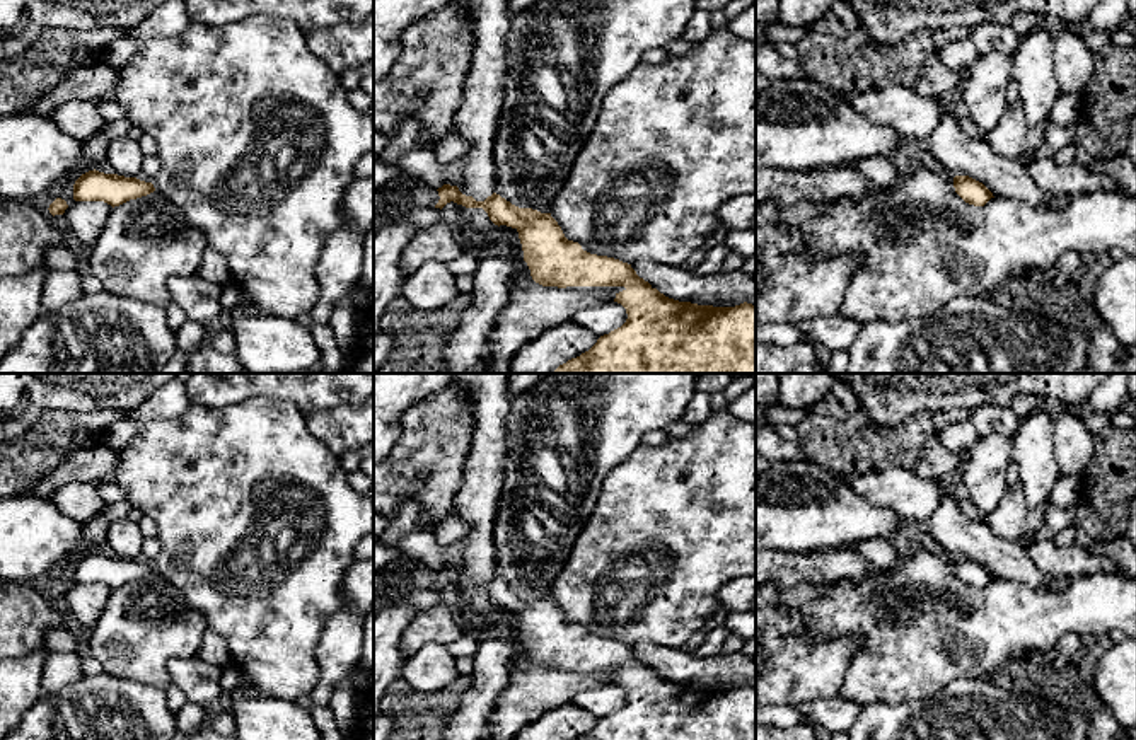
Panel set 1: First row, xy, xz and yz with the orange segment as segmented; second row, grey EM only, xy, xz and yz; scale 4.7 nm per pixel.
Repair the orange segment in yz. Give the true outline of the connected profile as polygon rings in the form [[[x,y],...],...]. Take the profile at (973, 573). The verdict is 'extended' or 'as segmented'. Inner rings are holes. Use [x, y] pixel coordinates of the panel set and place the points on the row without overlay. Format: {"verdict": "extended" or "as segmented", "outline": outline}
{"verdict": "as segmented", "outline": [[[969,558],[953,559],[955,575],[969,587],[984,588],[993,578],[993,575],[979,563]]]}

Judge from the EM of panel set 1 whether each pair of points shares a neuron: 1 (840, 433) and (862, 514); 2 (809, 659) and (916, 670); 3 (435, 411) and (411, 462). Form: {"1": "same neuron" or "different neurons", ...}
{"1": "different neurons", "2": "different neurons", "3": "same neuron"}

